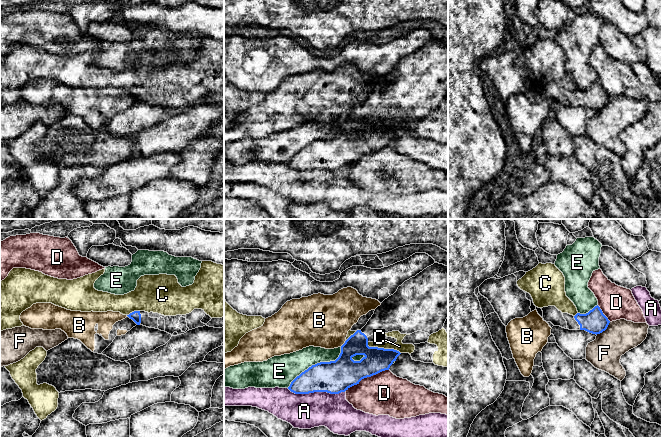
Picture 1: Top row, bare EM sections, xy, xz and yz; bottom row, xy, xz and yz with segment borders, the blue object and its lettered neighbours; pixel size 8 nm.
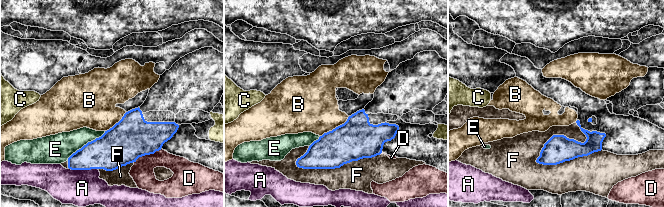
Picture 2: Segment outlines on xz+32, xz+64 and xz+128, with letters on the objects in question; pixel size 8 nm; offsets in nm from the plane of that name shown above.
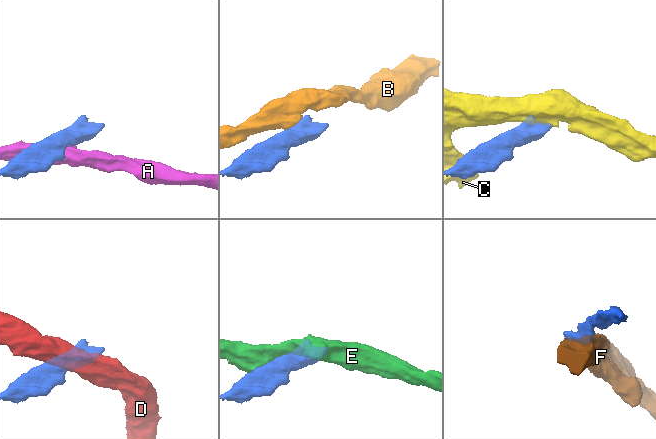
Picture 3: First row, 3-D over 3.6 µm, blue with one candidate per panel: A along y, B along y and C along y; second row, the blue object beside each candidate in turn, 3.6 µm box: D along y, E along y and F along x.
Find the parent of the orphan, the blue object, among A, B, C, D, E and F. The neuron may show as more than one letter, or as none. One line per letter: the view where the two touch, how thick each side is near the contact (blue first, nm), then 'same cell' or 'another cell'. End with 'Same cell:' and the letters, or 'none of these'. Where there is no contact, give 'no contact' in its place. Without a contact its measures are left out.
A: meets blue in xz; 260 nm thick on the blue side, 280 nm on the other; another cell
B: meets blue in xz; 260 nm thick on the blue side, 420 nm on the other; another cell
C: meets blue in xz; 200 nm thick on the blue side, 80 nm on the other; another cell
D: meets blue in xz; 260 nm thick on the blue side, 340 nm on the other; another cell
E: meets blue in xz; 260 nm thick on the blue side, 220 nm on the other; another cell
F: meets blue in yz; 190 nm thick on the blue side, 280 nm on the other; another cell
Same cell: none of these

